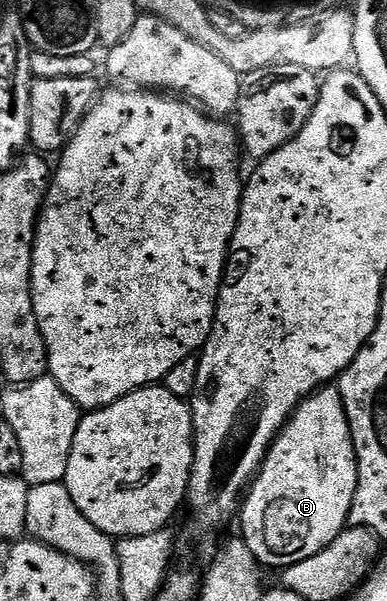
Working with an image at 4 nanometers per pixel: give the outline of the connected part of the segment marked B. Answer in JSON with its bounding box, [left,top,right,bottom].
[238,386,358,570]

